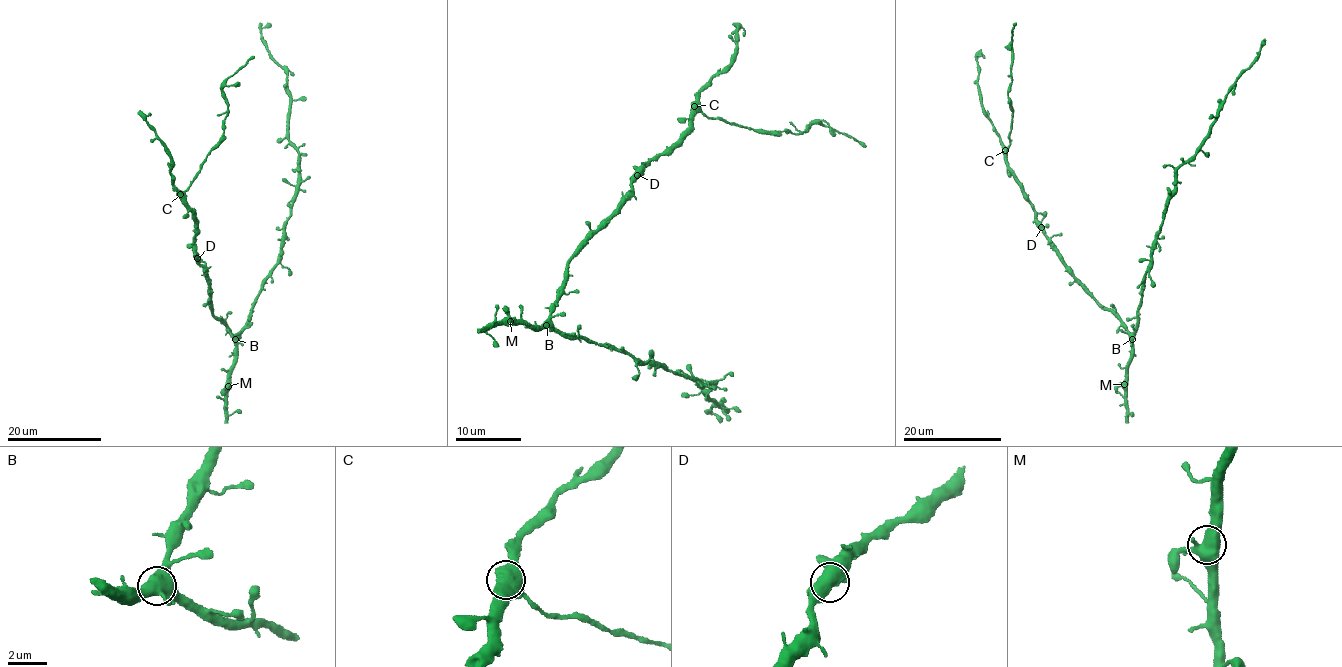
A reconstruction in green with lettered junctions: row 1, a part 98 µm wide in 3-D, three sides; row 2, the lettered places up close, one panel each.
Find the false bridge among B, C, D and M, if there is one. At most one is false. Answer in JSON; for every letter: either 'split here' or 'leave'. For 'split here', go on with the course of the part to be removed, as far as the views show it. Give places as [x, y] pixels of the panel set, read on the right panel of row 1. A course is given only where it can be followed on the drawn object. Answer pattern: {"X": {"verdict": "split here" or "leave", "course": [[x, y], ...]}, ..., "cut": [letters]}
{"B": {"verdict": "leave"}, "C": {"verdict": "leave"}, "D": {"verdict": "leave"}, "M": {"verdict": "leave"}, "cut": []}

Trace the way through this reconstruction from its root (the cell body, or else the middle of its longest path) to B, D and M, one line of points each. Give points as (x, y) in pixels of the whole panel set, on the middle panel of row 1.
B: (554, 305), (546, 325)
D: (554, 305), (568, 262), (585, 241), (616, 213), (637, 175)
M: (554, 305), (541, 326), (529, 328), (526, 324), (514, 325), (510, 321)

